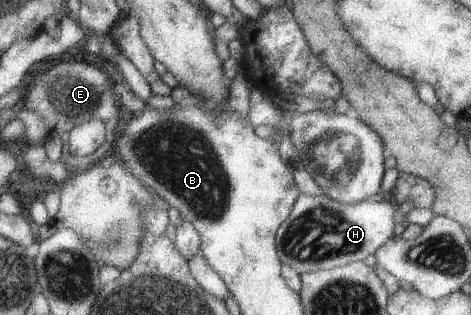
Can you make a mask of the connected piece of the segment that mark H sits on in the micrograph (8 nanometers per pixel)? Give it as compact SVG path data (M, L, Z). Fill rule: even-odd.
M303 194L290 219L282 225L278 233L278 250L283 263L293 266L299 274L303 275L315 270L332 270L358 261L366 261L369 256L375 256L389 238L393 238L396 225L394 215L397 208L394 202L387 200L371 199L359 204L343 204L327 195Z

